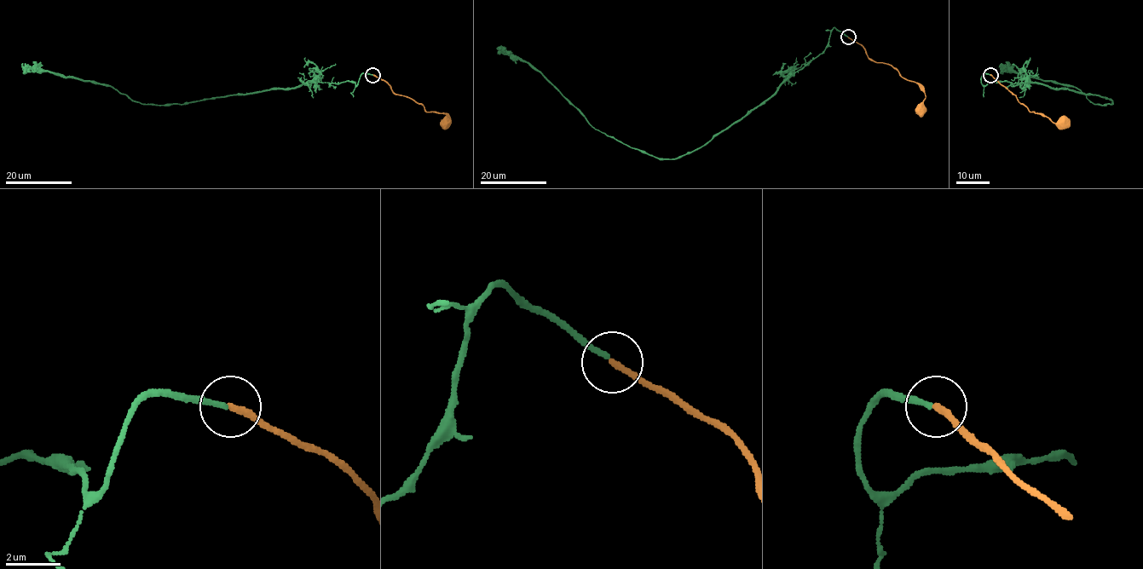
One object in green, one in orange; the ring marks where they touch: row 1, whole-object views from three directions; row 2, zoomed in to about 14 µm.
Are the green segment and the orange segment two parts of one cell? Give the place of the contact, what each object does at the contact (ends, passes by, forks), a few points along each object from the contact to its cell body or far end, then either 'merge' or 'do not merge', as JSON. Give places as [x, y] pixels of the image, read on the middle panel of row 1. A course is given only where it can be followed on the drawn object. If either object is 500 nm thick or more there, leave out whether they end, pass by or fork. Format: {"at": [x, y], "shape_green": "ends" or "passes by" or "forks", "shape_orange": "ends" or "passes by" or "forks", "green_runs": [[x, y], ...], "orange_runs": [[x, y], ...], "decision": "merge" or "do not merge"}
{"at": [848, 37], "shape_green": "ends", "shape_orange": "ends", "green_runs": [[847, 37], [834, 27], [824, 50], [770, 97], [674, 158], [654, 157], [595, 129], [539, 72], [498, 48]], "orange_runs": [[848, 37], [860, 43], [870, 59], [888, 63], [902, 77], [919, 85], [925, 94], [920, 116]], "decision": "do not merge"}

